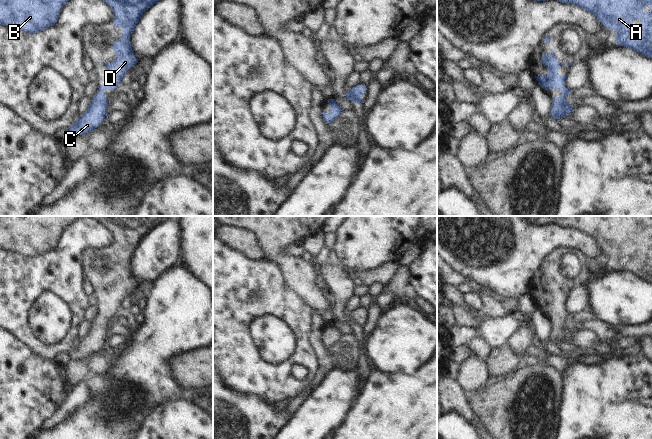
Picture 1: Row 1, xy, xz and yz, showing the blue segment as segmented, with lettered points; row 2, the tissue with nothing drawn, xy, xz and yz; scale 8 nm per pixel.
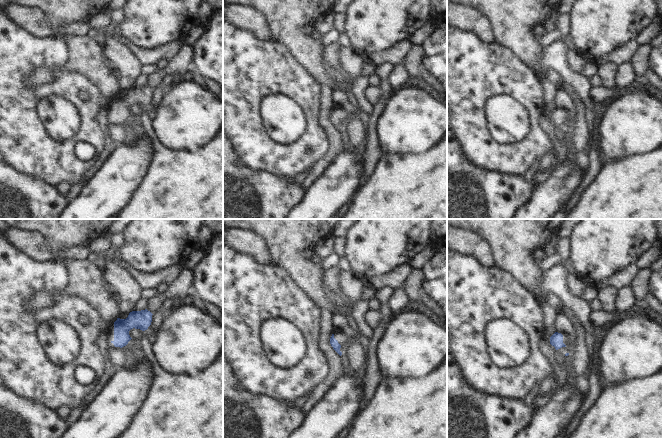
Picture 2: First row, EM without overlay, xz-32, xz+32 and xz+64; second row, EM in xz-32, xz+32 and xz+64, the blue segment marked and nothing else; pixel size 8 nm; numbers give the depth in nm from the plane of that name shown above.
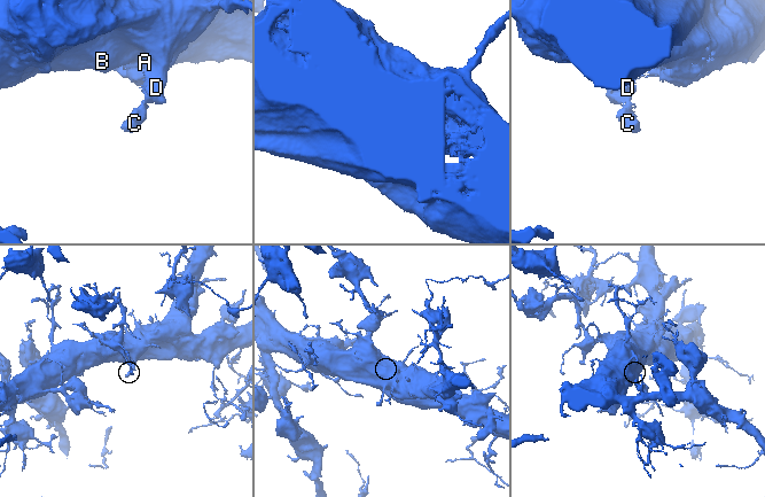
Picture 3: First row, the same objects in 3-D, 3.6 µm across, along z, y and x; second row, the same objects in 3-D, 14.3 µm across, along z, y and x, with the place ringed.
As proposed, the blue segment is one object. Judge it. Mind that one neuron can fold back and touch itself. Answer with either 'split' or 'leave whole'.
leave whole

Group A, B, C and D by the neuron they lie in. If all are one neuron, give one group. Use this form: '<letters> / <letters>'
A B C D

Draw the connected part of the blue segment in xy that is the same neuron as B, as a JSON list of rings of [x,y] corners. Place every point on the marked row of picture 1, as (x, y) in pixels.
[[[0,0],[0,26],[27,33],[45,30],[56,23],[62,6],[69,0]]]

